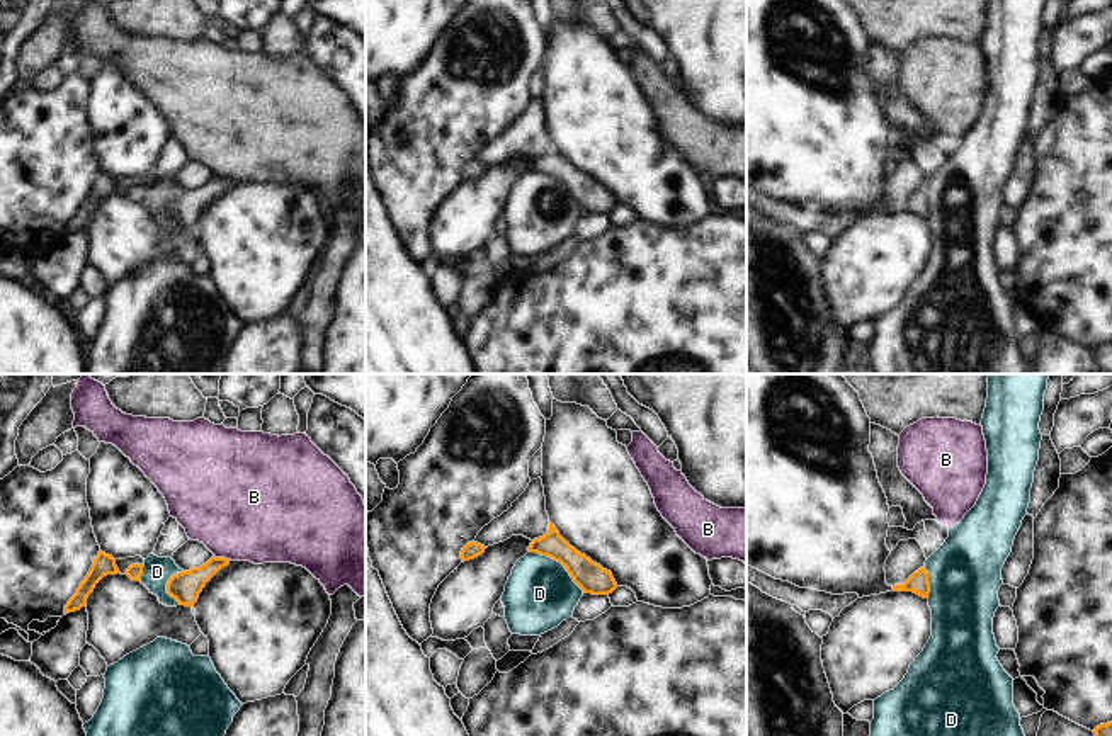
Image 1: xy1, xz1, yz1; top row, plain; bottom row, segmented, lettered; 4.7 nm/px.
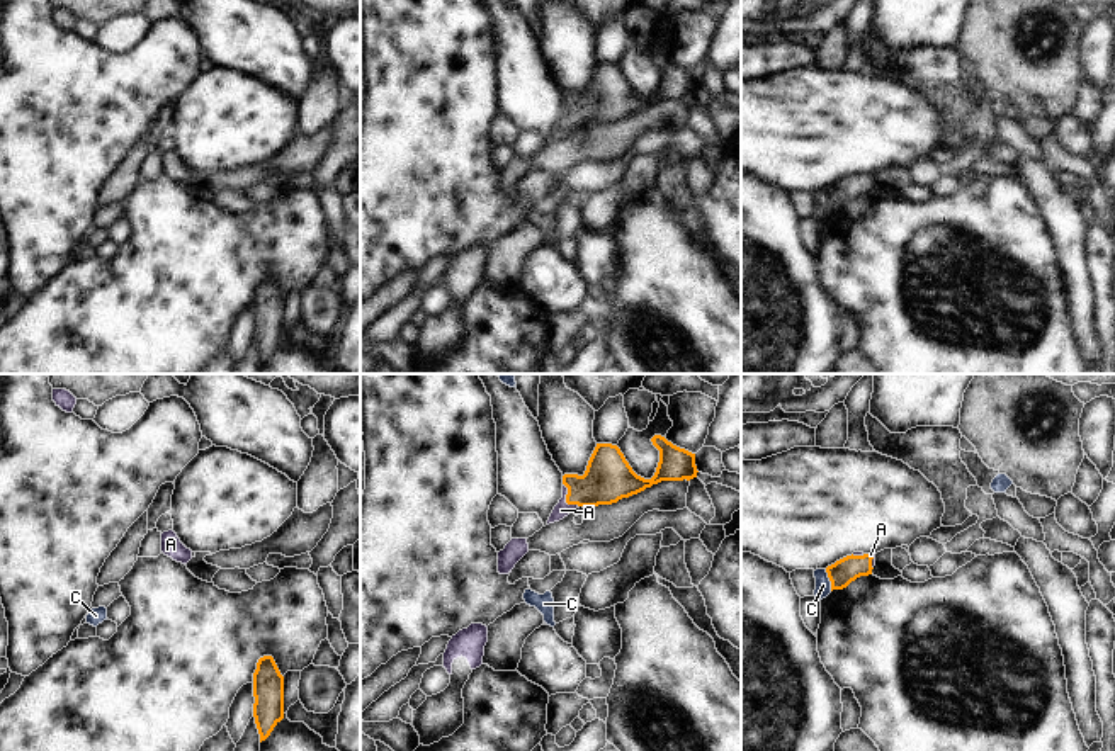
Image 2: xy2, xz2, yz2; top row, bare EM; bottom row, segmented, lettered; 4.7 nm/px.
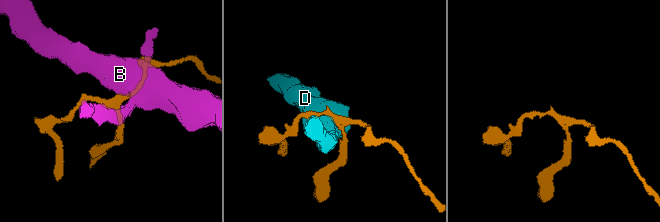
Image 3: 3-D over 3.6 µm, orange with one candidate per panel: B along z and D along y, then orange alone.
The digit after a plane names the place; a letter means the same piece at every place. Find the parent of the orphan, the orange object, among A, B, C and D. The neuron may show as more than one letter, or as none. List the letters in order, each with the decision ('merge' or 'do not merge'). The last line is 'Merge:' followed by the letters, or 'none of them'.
A: merge
B: do not merge
C: do not merge
D: do not merge
Merge: A

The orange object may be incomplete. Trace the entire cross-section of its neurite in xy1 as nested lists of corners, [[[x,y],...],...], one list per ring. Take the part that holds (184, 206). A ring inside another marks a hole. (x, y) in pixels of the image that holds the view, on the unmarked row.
[[[214,175],[201,187],[177,192],[168,199],[167,212],[175,218],[179,224],[194,226],[206,202],[228,184],[230,178]]]

